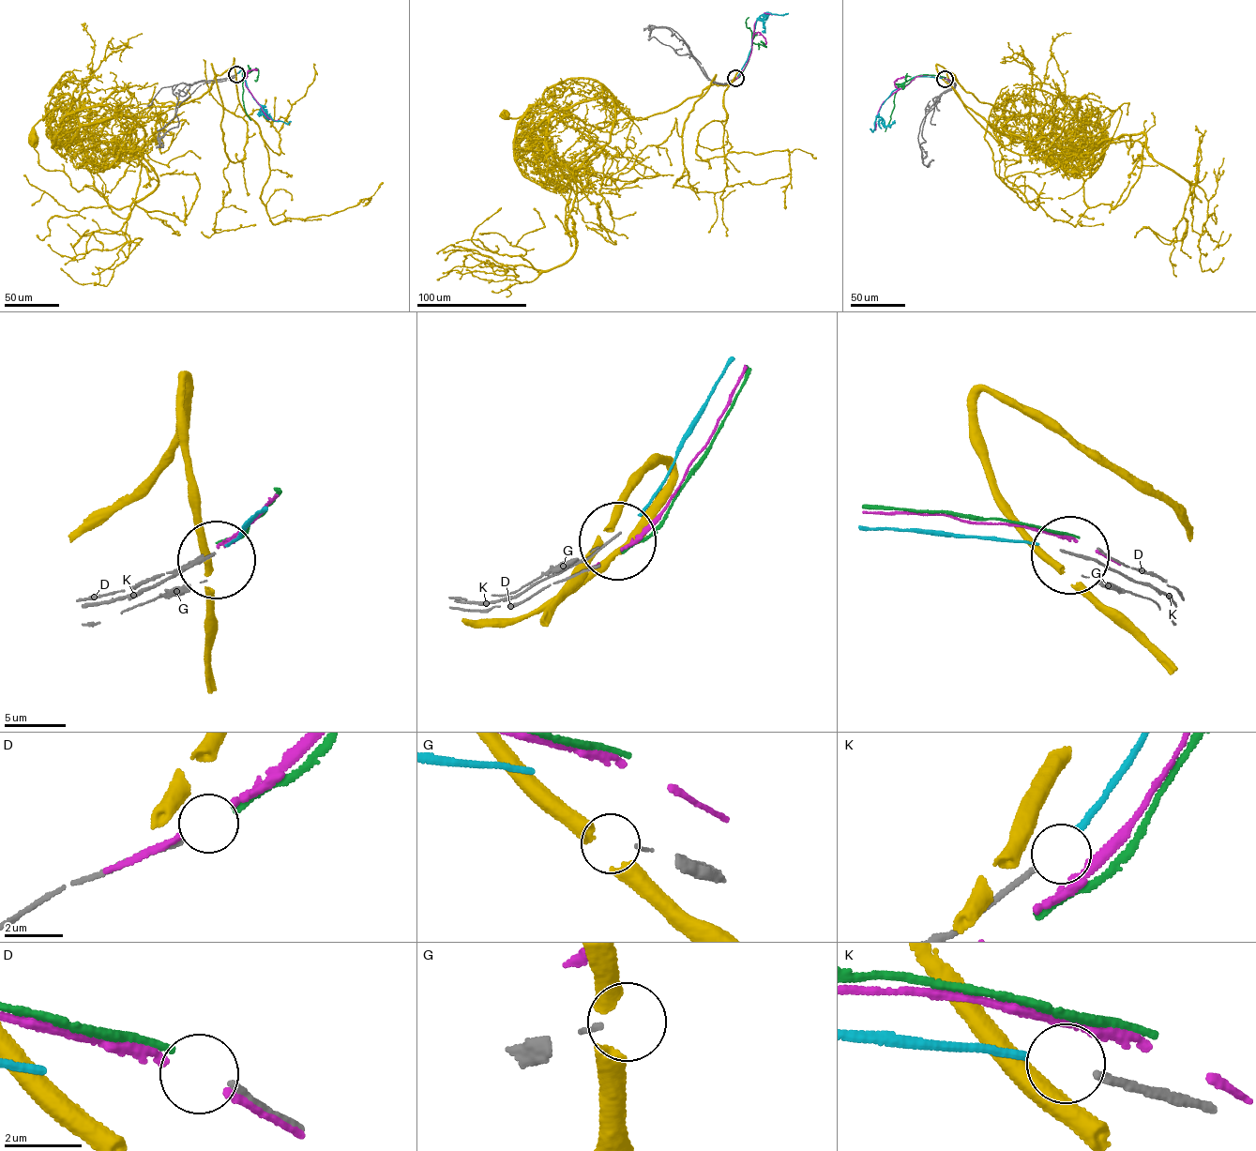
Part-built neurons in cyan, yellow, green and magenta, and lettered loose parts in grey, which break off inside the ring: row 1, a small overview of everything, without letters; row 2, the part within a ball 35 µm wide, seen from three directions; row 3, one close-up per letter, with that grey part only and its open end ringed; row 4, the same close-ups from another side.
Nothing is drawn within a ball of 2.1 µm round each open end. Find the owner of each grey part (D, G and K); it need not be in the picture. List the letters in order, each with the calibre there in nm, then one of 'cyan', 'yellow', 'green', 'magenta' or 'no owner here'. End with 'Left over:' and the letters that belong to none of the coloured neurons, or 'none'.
D: 200 nm | green
G: 90 nm | no owner here
K: 200 nm | cyan
Left over: G

